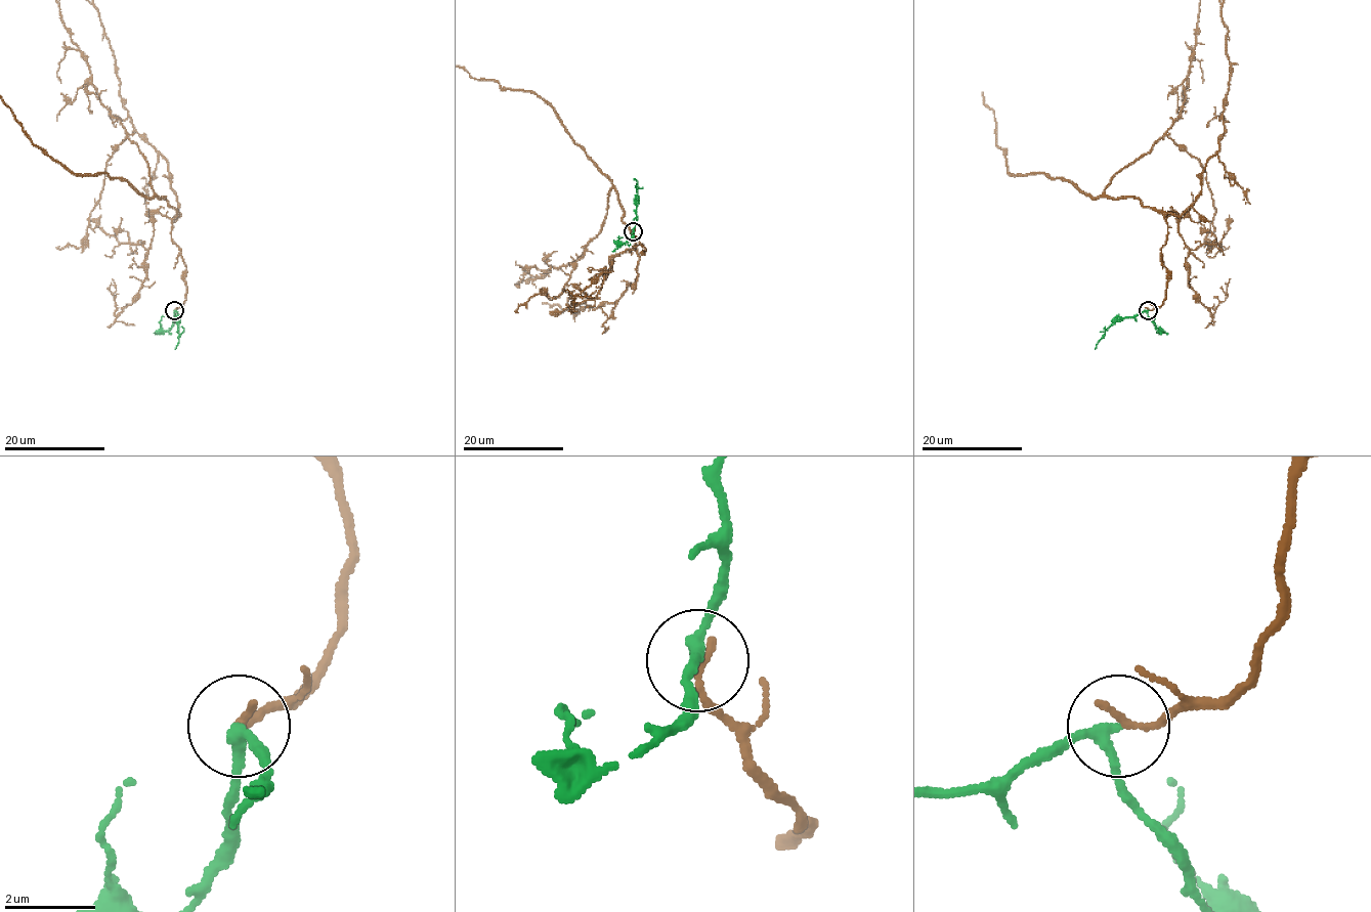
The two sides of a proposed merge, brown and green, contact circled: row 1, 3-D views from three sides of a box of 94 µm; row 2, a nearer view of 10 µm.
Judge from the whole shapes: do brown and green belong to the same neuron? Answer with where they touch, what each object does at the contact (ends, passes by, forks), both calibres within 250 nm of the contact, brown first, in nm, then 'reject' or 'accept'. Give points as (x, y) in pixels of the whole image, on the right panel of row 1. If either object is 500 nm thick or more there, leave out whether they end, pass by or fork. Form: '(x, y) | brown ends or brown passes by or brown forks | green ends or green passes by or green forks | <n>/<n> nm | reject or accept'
(1148, 310) | brown ends | green passes by | 190/220 nm | accept

